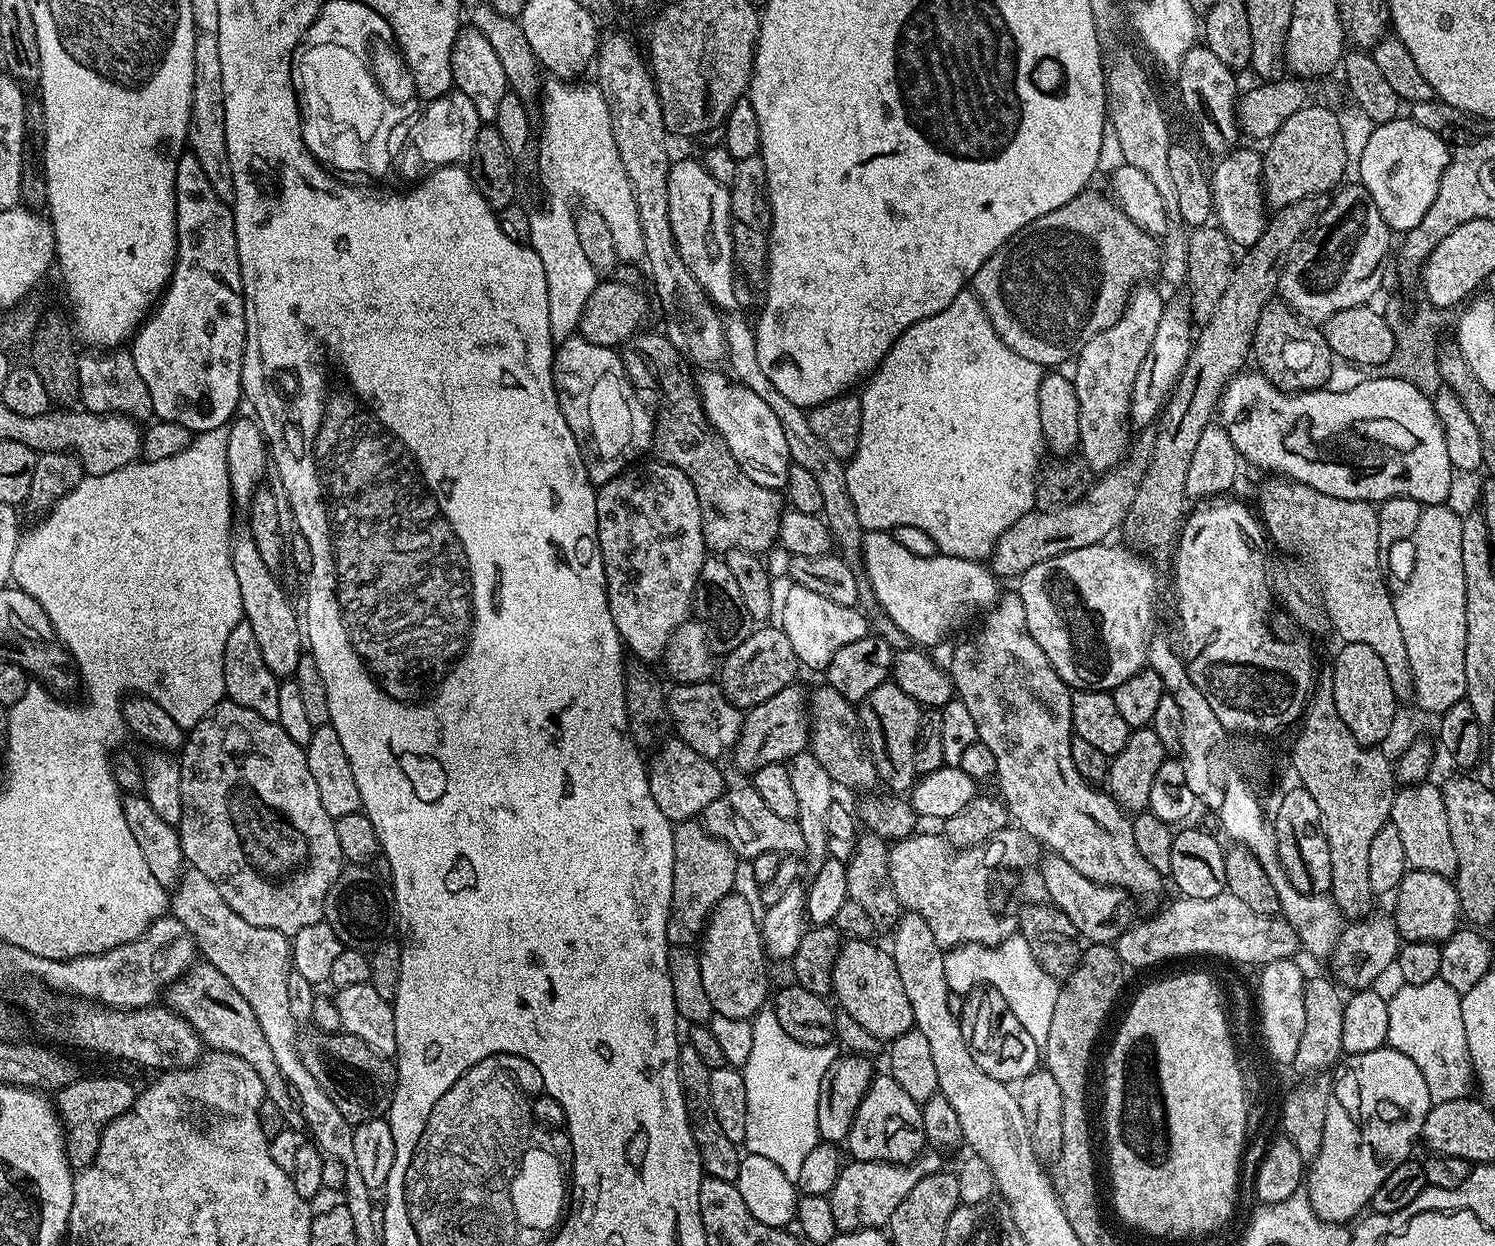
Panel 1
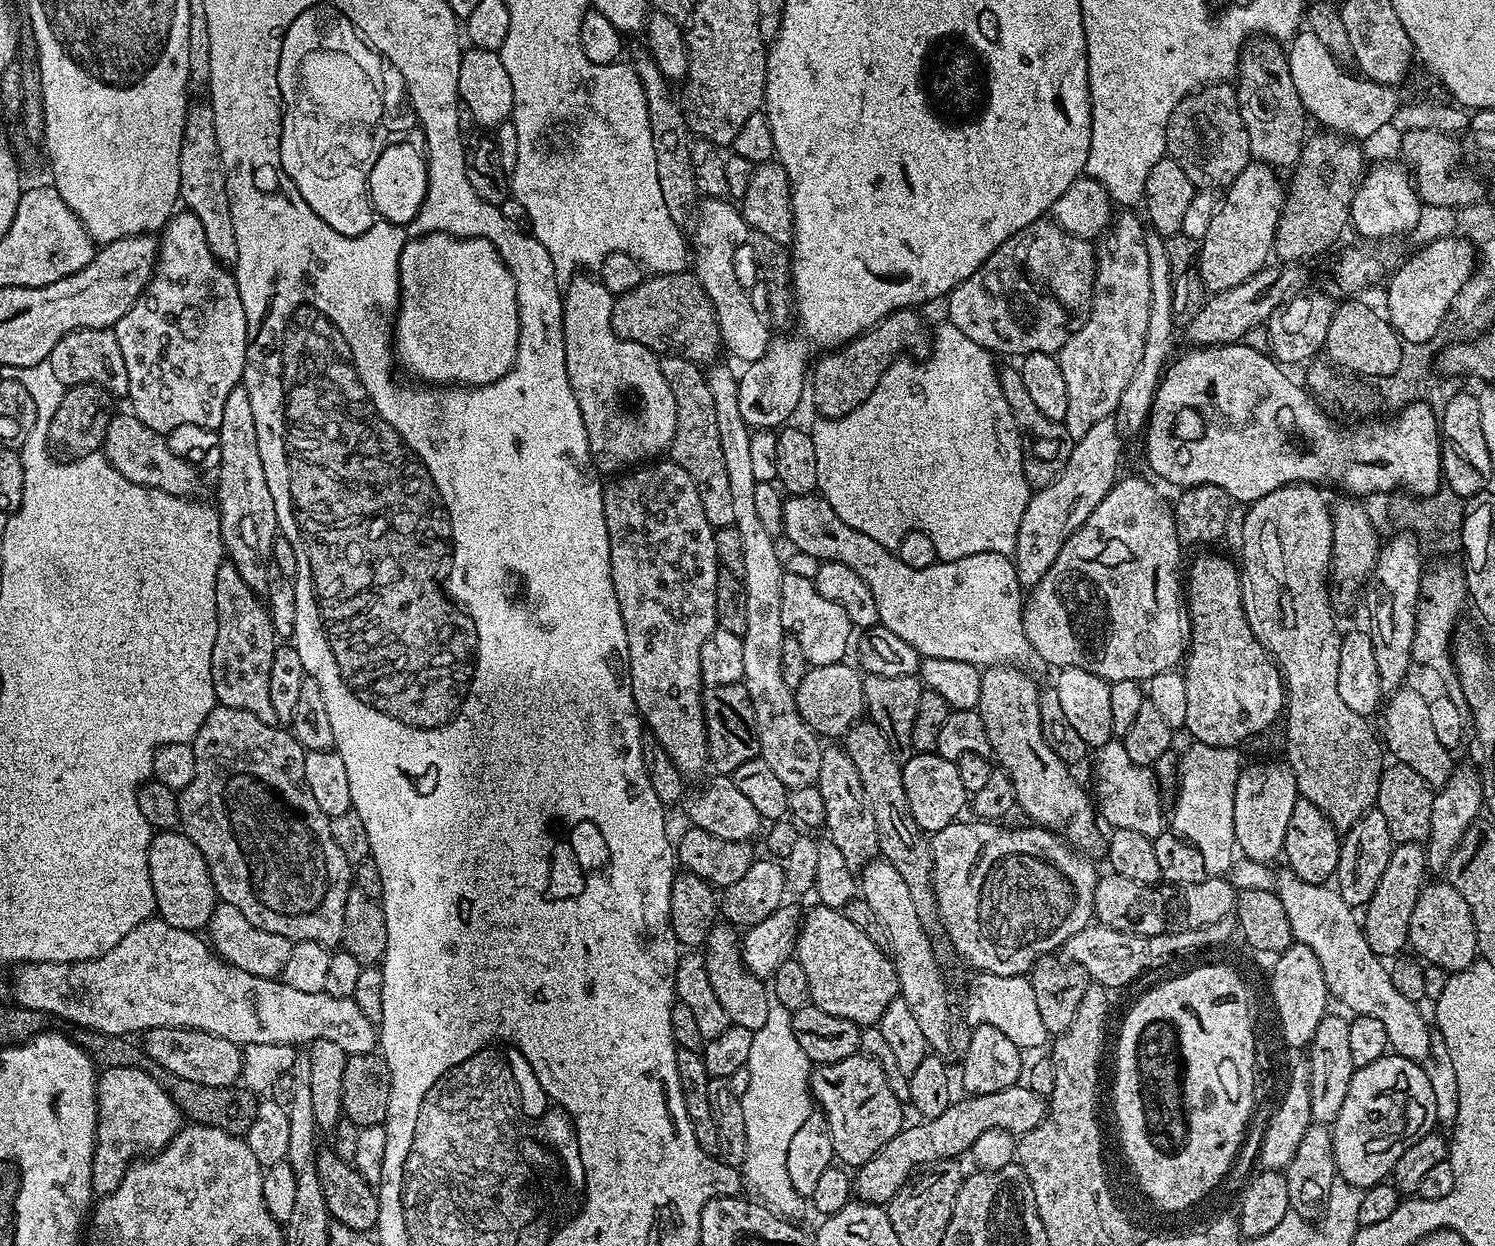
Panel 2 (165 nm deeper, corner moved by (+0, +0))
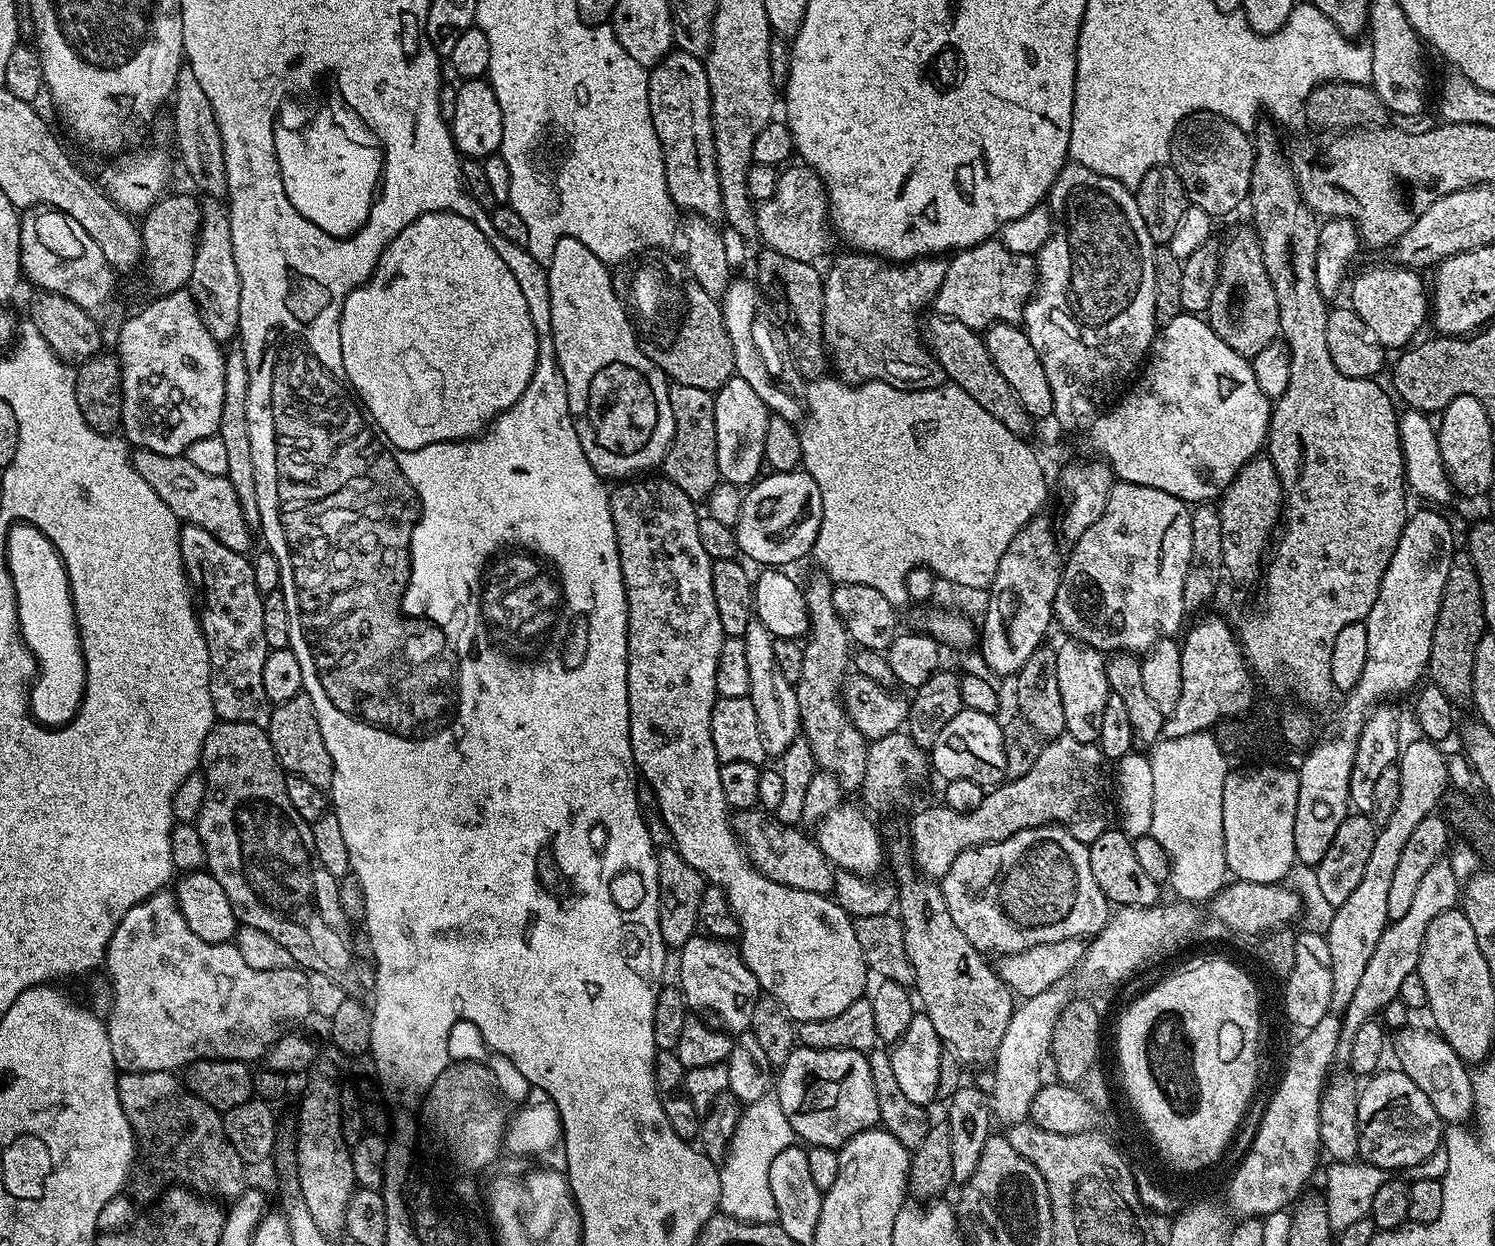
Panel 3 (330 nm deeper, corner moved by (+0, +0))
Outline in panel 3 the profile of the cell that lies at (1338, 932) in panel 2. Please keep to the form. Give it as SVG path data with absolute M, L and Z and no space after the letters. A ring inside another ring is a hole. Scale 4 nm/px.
M1415 1026L1399 1029L1396 1036L1396 1060L1399 1071L1404 1072L1430 1098L1434 1110L1439 1114L1441 1121L1448 1126L1460 1126L1463 1120L1471 1121L1474 1116L1472 1102L1472 1072L1467 1068L1465 1061L1454 1054L1444 1037L1435 1031L1419 1032Z

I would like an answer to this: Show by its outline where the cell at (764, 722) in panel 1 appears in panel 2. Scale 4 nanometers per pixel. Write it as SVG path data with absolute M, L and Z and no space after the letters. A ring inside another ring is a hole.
M848 662L809 667L806 678L802 678L802 682L794 689L798 714L802 714L805 722L821 738L843 738L853 724L865 715L864 676L853 668Z

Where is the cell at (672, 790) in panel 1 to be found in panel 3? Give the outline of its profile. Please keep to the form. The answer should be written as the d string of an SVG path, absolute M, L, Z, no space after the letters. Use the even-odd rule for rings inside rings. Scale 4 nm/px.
M740 810L732 816L732 830L740 843L748 861L766 878L782 886L813 892L819 896L828 896L836 886L834 866L822 854L815 839L799 827L783 824L775 815L763 810Z

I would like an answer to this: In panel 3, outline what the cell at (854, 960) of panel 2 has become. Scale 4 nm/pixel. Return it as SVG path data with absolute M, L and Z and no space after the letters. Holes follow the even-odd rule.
M632 478L627 482L620 482L615 489L611 489L608 501L612 511L614 522L614 534L618 542L618 558L622 566L622 578L626 586L626 598L628 599L628 709L630 710L630 746L632 757L636 763L639 775L643 783L648 784L656 795L656 807L662 810L662 818L666 826L670 826L672 844L676 852L682 854L694 870L698 870L709 885L715 886L728 893L728 904L733 914L740 922L740 934L738 947L740 957L746 962L746 966L758 978L761 989L772 999L779 1002L784 1012L793 1022L805 1020L825 1020L826 1018L838 1018L842 1010L854 1006L869 991L870 973L868 963L862 958L862 946L858 946L858 934L853 917L849 916L835 899L828 896L819 896L806 890L798 890L790 886L782 886L770 878L766 878L748 861L744 852L744 845L740 843L736 833L732 830L732 816L726 802L726 794L722 794L722 778L720 777L721 762L716 757L714 750L714 738L710 730L710 718L712 707L718 699L716 694L716 671L718 670L718 654L722 650L722 642L726 639L722 630L722 622L718 622L718 606L714 606L714 586L712 585L712 559L702 550L702 541L698 539L698 522L700 516L696 512L697 505L674 482L666 478L660 480L640 480L644 478Z

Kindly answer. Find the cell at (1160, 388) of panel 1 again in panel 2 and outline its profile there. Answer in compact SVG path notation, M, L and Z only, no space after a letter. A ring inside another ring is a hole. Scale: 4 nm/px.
M1115 415L1102 418L1102 422L1094 422L1085 436L1075 441L1072 453L1062 470L1062 474L1050 486L1035 489L1028 497L1026 514L1022 514L1022 522L1018 526L1018 538L1014 563L1021 585L1035 586L1054 566L1054 558L1062 550L1065 542L1090 518L1090 514L1106 498L1106 494L1114 487L1118 479L1116 471L1120 468L1120 451L1123 450L1120 425Z

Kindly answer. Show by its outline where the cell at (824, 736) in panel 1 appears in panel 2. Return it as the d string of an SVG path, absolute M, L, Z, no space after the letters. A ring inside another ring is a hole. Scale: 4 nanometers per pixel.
M867 718L861 719L859 722L853 724L851 730L848 731L842 738L842 746L850 754L850 762L854 762L855 768L858 769L858 778L862 778L862 786L866 790L866 798L874 810L874 823L878 826L878 842L880 843L878 849L879 855L883 857L883 859L888 860L890 862L890 866L894 866L894 870L898 870L898 874L902 874L902 878L906 882L906 887L910 890L910 898L914 902L914 910L918 913L918 922L922 922L922 926L926 929L935 929L934 926L937 927L937 925L940 924L940 915L936 909L936 895L932 889L932 845L926 833L919 828L916 822L914 822L914 817L910 812L909 803L906 800L906 792L903 790L901 761L894 758L894 754L890 750L890 742L886 742L886 738L882 734L882 730L878 730L878 726Z

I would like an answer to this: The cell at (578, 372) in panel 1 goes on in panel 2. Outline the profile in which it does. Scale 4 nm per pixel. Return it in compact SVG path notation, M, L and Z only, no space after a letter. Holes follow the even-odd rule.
M580 274L563 289L564 298L564 349L566 350L566 374L578 398L578 410L582 410L582 422L588 435L588 449L592 452L592 464L597 473L616 474L629 466L640 466L657 459L659 452L667 453L676 433L676 407L674 394L662 378L657 353L638 342L623 340L612 329L613 295L592 274Z

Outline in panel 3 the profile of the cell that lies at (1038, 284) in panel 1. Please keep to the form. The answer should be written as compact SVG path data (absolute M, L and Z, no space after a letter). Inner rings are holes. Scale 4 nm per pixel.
M993 238L976 244L973 248L957 251L948 260L946 278L942 278L942 286L934 301L935 315L945 316L948 320L962 322L962 326L970 326L977 330L987 330L991 324L1021 323L1024 307L1028 305L1033 292L1036 291L1038 273L1036 261L1031 255L1012 253L999 239Z

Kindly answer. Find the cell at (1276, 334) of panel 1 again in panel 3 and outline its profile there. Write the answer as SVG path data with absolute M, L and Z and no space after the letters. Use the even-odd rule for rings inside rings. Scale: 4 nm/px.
M1255 227L1236 228L1228 245L1220 252L1220 277L1214 286L1210 306L1206 313L1208 325L1238 354L1254 357L1258 350L1270 346L1272 340L1280 336L1278 298L1266 272L1264 255Z

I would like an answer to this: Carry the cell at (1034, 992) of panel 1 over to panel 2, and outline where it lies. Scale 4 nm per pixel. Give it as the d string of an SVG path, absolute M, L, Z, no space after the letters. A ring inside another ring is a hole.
M977 971L975 975L972 985L968 988L968 1008L966 1007L966 1015L971 1025L989 1024L994 1026L998 1030L1002 1030L1002 1034L1006 1034L1006 1038L1010 1038L1010 1042L1014 1042L1016 1047L1021 1050L1040 1048L1044 1043L1045 1047L1049 1043L1050 1033L1046 1030L1046 1026L1042 1026L1042 1018L1038 1015L1038 1002L1034 998L1032 981L1027 975L1003 976L981 971Z

